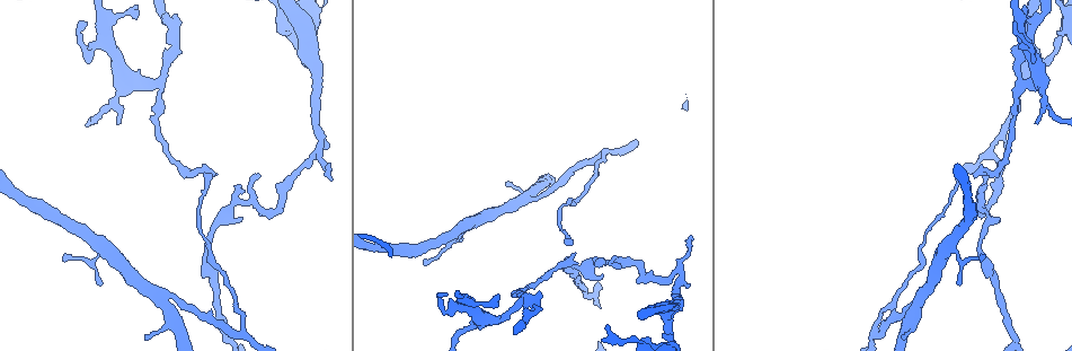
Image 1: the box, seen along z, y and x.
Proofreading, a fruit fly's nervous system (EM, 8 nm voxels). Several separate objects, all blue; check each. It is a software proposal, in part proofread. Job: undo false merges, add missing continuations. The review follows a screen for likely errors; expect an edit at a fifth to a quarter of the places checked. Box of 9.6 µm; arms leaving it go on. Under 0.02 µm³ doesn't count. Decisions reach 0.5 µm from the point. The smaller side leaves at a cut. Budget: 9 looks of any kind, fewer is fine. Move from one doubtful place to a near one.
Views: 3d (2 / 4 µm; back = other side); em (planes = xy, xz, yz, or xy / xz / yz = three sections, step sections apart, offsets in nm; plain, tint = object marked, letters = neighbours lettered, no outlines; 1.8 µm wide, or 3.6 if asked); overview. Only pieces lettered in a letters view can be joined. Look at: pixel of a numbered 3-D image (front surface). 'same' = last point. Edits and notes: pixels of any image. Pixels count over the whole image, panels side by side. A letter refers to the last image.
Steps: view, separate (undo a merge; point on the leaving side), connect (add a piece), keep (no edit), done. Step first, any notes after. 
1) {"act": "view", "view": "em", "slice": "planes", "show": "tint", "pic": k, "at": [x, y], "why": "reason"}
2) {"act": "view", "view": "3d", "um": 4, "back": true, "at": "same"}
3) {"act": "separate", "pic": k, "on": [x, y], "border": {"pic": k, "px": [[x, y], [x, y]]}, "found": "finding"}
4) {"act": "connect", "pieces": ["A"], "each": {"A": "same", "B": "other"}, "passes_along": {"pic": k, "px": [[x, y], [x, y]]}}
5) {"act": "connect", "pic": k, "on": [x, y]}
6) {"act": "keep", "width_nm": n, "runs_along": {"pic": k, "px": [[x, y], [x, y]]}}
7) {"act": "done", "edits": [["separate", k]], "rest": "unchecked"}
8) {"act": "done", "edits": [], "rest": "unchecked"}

{"act": "view", "view": "3d", "um": 2, "pic": 1, "at": [1032, 61], "why": "free end"}

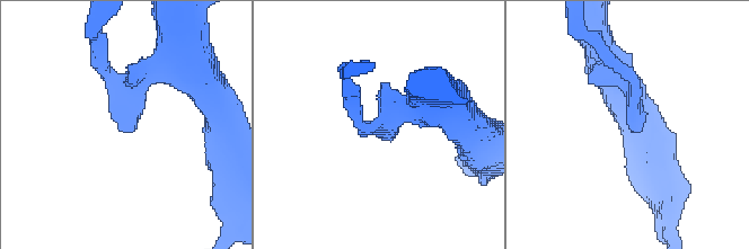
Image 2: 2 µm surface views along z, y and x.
{"act": "view", "view": "em", "slice": "yz", "step": 4, "show": "letters", "pic": 2, "at": [121, 128], "why": "now the EM"}

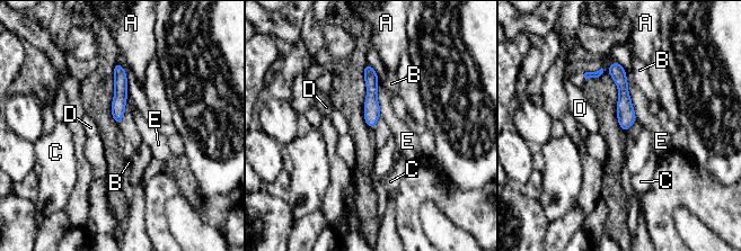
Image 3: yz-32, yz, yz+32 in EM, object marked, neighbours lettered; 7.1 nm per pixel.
{"act": "keep", "each": {"A": "other", "B": "other", "C": "other", "D": "other", "E": "other"}, "found": "no lettered piece goes on from it"}

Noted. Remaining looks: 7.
{"act": "view", "view": "em", "slice": "planes", "show": "letters", "pic": 1, "at": [1057, 44], "why": "sudden change in width"}

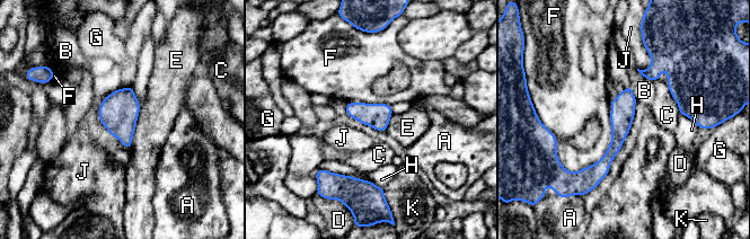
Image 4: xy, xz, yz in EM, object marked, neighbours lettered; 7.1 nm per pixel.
{"act": "keep", "each": {"A": "other", "B": "other", "C": "other", "D": "other", "E": "other", "F": "other", "G": "other", "H": "other", "J": "other", "K": "other"}, "runs_along": {"pic": 4, "px": [[628, 90], [618, 140], [589, 175]]}, "found": "one cell here"}

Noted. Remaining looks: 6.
{"act": "view", "view": "3d", "um": 2, "pic": 1, "at": [532, 191], "why": "arms part here"}

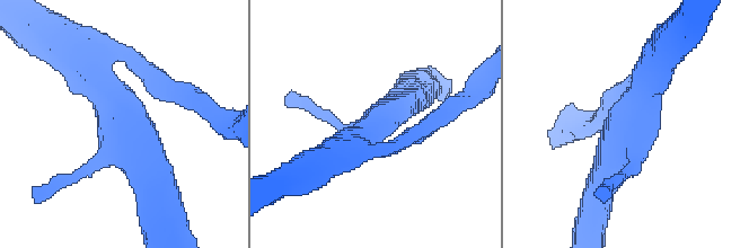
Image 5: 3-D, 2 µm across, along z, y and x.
{"act": "view", "view": "em", "slice": "planes", "show": "tint", "pic": 5, "at": [374, 129], "why": "shape alone is not enough"}

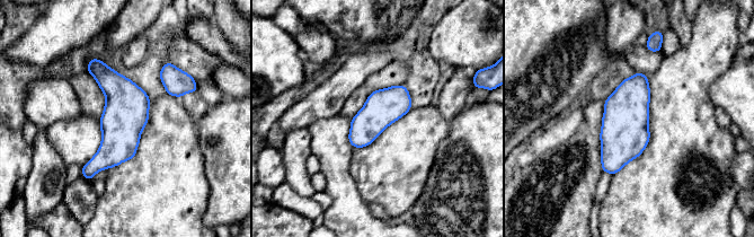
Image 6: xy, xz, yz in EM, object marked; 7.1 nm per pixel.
{"act": "view", "view": "em", "slice": "planes", "show": "letters", "at": "same", "why": "what lies round it"}

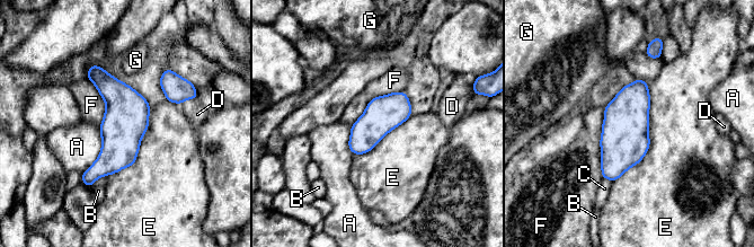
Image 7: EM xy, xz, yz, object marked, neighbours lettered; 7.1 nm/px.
{"act": "keep", "width_nm": 260, "each": {"A": "other", "B": "other", "C": "other", "D": "other", "E": "other", "F": "other", "G": "other"}, "border": {"pic": 7, "px": [[647, 82], [648, 151], [613, 182]]}, "found": "all the same cell"}

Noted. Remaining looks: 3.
{"act": "view", "view": "3d", "um": 4, "back": true, "pic": 1, "at": [689, 238], "why": "an open end"}

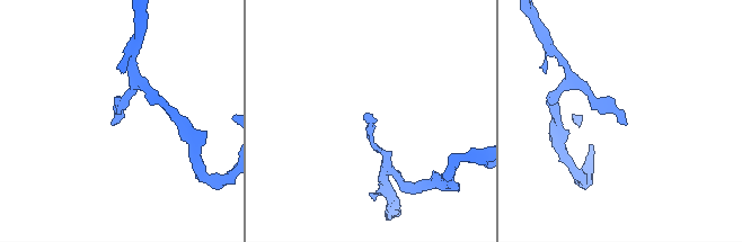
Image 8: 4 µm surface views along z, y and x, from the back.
{"act": "view", "view": "em", "slice": "planes", "show": "tint", "pic": 8, "at": [624, 121], "why": "now the EM"}

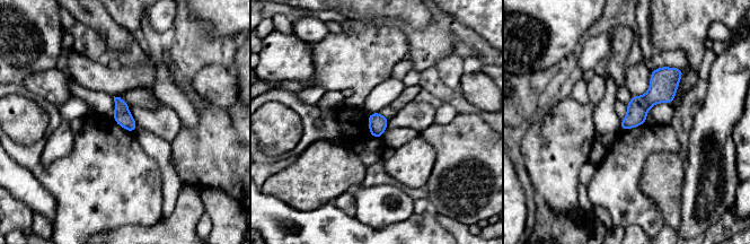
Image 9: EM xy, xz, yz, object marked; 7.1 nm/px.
{"act": "view", "view": "em", "slice": "planes", "show": "letters", "at": "same"}

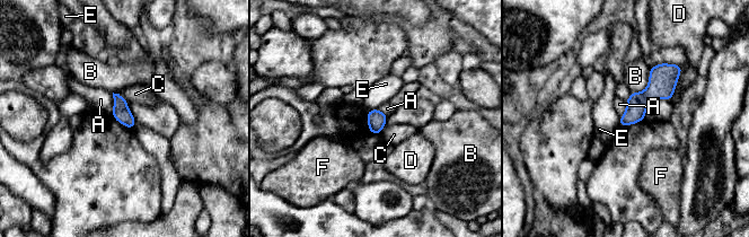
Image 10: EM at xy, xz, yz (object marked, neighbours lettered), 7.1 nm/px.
{"act": "keep", "each": {"A": "other", "B": "other", "C": "other", "D": "other", "E": "other", "F": "other"}, "runs_along": {"pic": 10, "px": [[672, 67], [662, 81], [624, 123]]}, "found": "none of them fits"}

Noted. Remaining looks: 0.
{"act": "done", "edits": [], "rest": "unchecked"}

